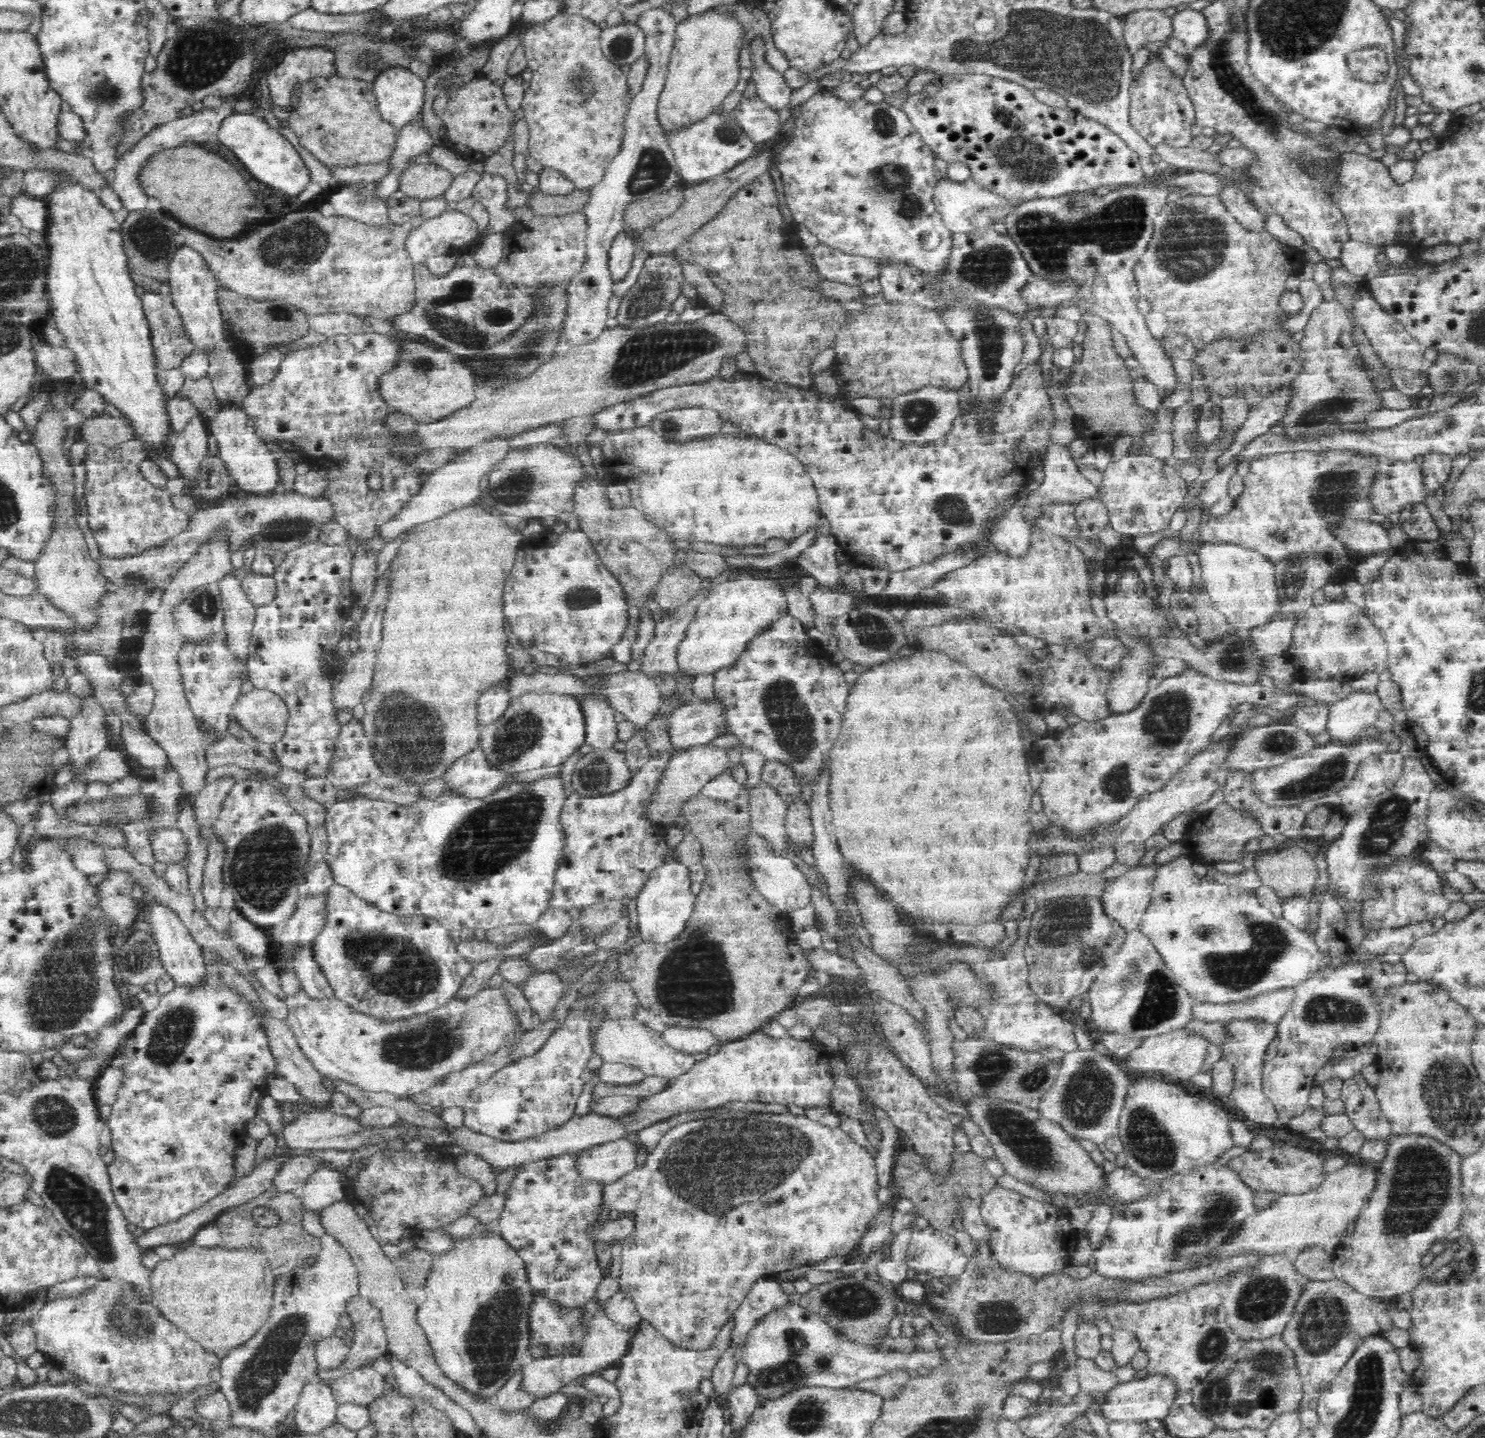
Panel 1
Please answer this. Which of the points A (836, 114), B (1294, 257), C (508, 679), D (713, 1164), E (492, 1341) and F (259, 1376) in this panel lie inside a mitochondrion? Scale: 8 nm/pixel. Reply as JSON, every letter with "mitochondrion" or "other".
{"A":"other","B":"other","C":"other","D":"mitochondrion","E":"mitochondrion","F":"mitochondrion"}

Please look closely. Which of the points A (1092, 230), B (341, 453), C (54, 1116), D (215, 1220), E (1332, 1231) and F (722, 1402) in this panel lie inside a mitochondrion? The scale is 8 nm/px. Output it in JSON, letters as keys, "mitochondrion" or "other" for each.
{"A":"mitochondrion","B":"other","C":"mitochondrion","D":"other","E":"other","F":"other"}

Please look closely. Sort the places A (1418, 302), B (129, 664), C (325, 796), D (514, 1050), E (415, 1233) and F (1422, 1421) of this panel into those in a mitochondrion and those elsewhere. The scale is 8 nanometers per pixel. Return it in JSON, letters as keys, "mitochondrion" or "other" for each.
{"A":"other","B":"other","C":"other","D":"other","E":"other","F":"other"}

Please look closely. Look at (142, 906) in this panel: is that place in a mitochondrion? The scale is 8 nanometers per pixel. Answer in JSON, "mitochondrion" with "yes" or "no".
{"mitochondrion":"no"}

